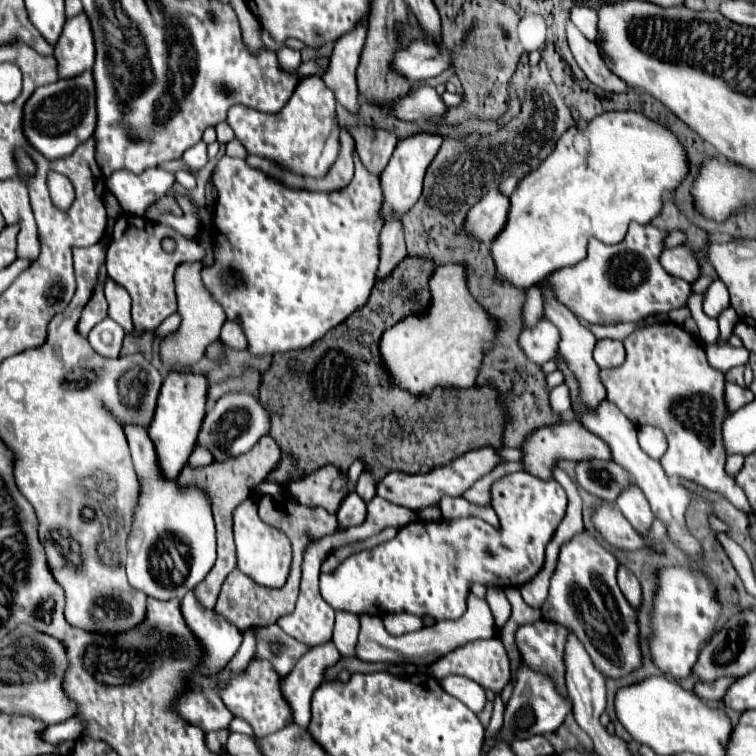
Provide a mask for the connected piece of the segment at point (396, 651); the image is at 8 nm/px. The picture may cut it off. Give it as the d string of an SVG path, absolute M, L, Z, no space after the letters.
M470 593L468 601L466 601L466 611L460 619L456 621L440 621L432 627L424 627L420 631L414 631L410 635L402 635L402 637L392 637L384 625L382 619L376 615L363 614L360 618L361 630L358 635L358 645L356 645L356 653L362 661L392 661L392 663L404 663L404 665L416 665L416 667L428 667L434 661L438 661L440 657L444 657L446 653L454 651L456 647L474 641L474 639L490 639L492 635L496 635L496 627L494 627L494 619L490 613L490 607L484 599L478 599L476 595Z

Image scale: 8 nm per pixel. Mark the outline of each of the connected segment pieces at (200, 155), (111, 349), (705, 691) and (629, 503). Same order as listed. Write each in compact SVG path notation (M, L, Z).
M200 141L200 143L194 145L192 149L188 149L188 151L184 153L184 161L186 161L186 165L188 165L190 171L198 171L198 169L202 169L202 167L206 165L206 161L208 161L206 143Z
M104 319L102 323L94 326L90 335L88 335L88 341L90 345L100 353L100 355L106 355L106 357L114 357L120 353L122 349L122 339L124 339L124 331L122 327L112 321L112 319Z
M722 677L722 679L716 679L716 681L710 681L710 683L704 683L704 681L698 681L694 691L700 699L704 701L722 701L728 687L736 681L736 677Z
M630 485L616 499L616 505L640 535L648 533L654 521L654 513L650 511L650 505L646 503L646 497L642 495L642 491L638 491L638 485Z

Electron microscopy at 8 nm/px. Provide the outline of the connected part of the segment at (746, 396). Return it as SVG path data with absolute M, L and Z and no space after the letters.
M726 383L726 405L728 405L728 411L738 411L742 409L744 405L748 405L750 401L754 401L754 395L750 389L746 387L738 387L734 383Z

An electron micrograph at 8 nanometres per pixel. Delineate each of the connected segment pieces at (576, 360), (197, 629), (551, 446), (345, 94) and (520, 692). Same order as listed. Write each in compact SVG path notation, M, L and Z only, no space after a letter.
M546 283L546 287L542 287L542 299L544 299L544 315L554 323L558 325L560 329L560 335L562 335L562 343L560 343L560 351L562 351L562 357L564 361L568 363L570 367L570 373L578 379L578 407L586 407L590 411L594 411L602 399L606 397L606 389L602 387L602 383L598 383L598 365L596 361L592 359L592 351L594 351L594 345L596 345L596 337L578 323L578 319L574 317L574 313L570 309L566 309L564 303L560 303L556 299L556 295L552 293L550 285Z
M192 591L182 599L182 613L204 647L204 673L218 671L236 655L242 643L242 631L226 617L202 607Z
M564 421L562 427L554 427L554 431L534 431L534 435L530 435L530 439L522 445L522 451L526 471L542 479L550 479L550 467L558 459L612 459L610 447L594 433L578 427L574 421Z
M362 21L354 31L344 35L334 43L332 55L330 55L330 71L322 77L324 83L334 91L334 97L340 105L344 105L348 111L356 113L358 103L358 87L356 87L356 67L358 59L364 47L368 23Z
M522 661L516 671L512 697L504 711L504 729L498 731L496 741L506 739L508 743L512 743L512 739L524 739L530 735L546 735L556 731L564 723L566 715L572 713L572 701L568 697L562 697L554 685L556 683L550 675L538 673Z

